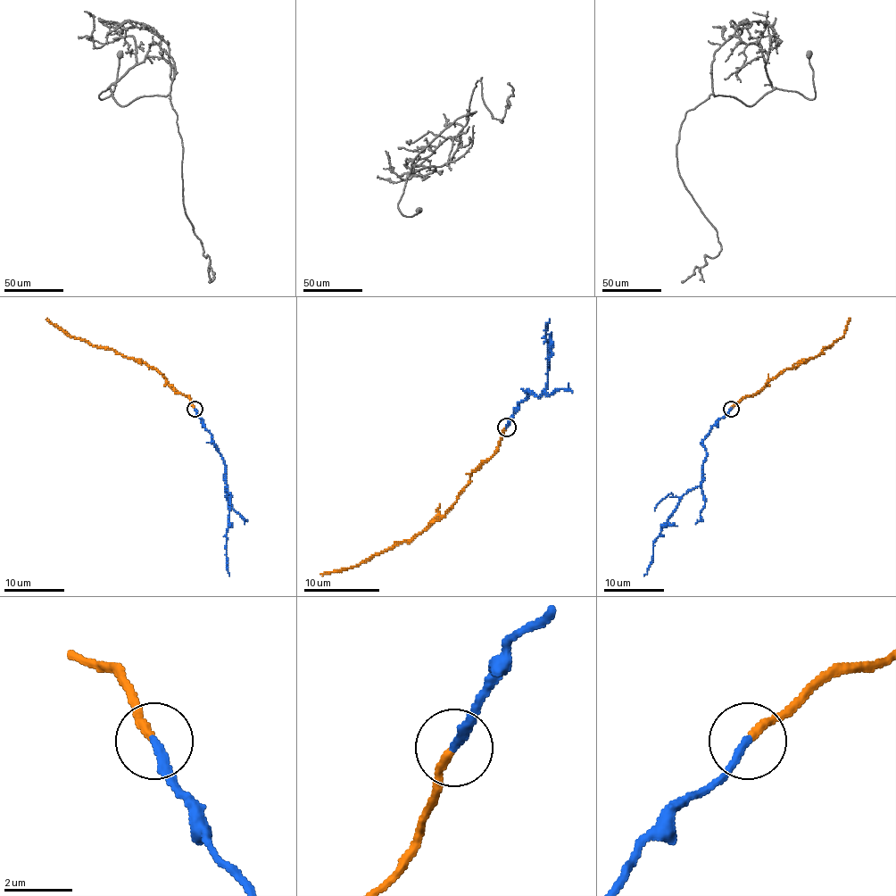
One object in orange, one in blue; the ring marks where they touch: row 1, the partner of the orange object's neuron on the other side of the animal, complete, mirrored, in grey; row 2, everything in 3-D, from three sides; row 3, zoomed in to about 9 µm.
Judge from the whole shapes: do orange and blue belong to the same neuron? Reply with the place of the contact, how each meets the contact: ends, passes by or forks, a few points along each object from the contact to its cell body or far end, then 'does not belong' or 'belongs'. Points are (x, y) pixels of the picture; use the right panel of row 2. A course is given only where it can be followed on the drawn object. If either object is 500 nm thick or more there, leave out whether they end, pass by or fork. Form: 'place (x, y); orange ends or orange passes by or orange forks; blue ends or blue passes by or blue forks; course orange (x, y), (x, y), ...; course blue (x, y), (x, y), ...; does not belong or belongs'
place (731, 409); orange ends; blue ends; course orange (732, 409), (786, 369), (797, 368), (821, 352), (844, 335), (849, 319); course blue (730, 409), (703, 441), (706, 457), (703, 482), (682, 497), (668, 518), (653, 543), (653, 562), (643, 576); belongs

